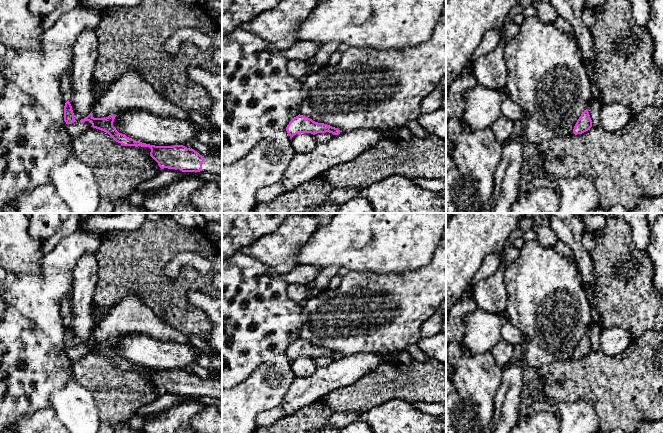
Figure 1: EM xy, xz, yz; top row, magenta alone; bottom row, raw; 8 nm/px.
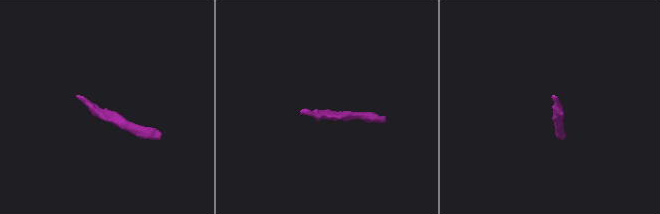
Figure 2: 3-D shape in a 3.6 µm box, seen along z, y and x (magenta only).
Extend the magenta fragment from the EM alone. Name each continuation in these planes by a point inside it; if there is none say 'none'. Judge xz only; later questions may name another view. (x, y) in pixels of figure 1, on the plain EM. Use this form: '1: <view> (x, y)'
none

